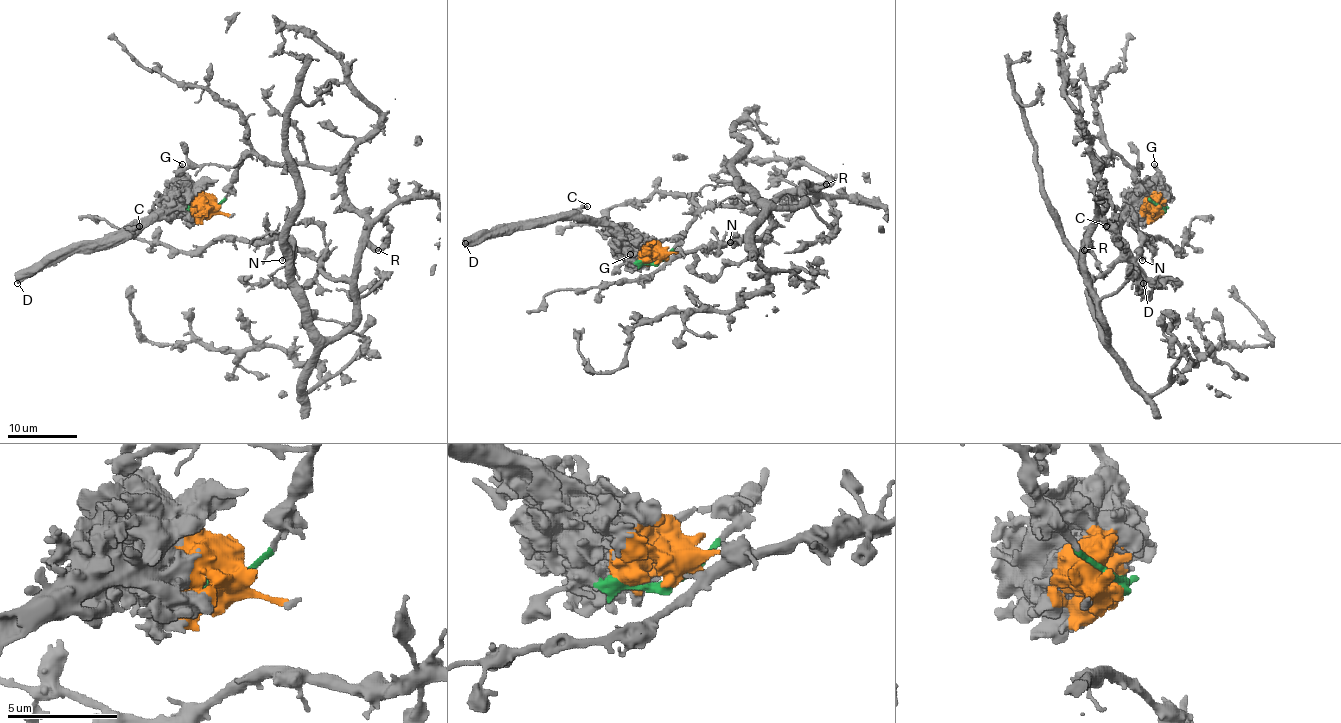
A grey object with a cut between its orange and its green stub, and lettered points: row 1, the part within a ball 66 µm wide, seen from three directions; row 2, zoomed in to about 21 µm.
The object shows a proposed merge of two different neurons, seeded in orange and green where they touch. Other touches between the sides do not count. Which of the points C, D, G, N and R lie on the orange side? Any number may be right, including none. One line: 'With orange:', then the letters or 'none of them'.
With orange: C, D, G

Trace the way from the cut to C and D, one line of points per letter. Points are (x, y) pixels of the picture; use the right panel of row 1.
C: (1161, 209), (1133, 210), (1113, 233), (1106, 226)
D: (1161, 209), (1133, 210), (1121, 223), (1119, 235), (1132, 271), (1144, 283)

